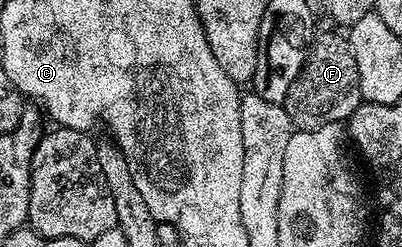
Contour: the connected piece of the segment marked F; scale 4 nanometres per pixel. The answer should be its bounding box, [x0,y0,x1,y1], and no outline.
[283,36,361,132]

